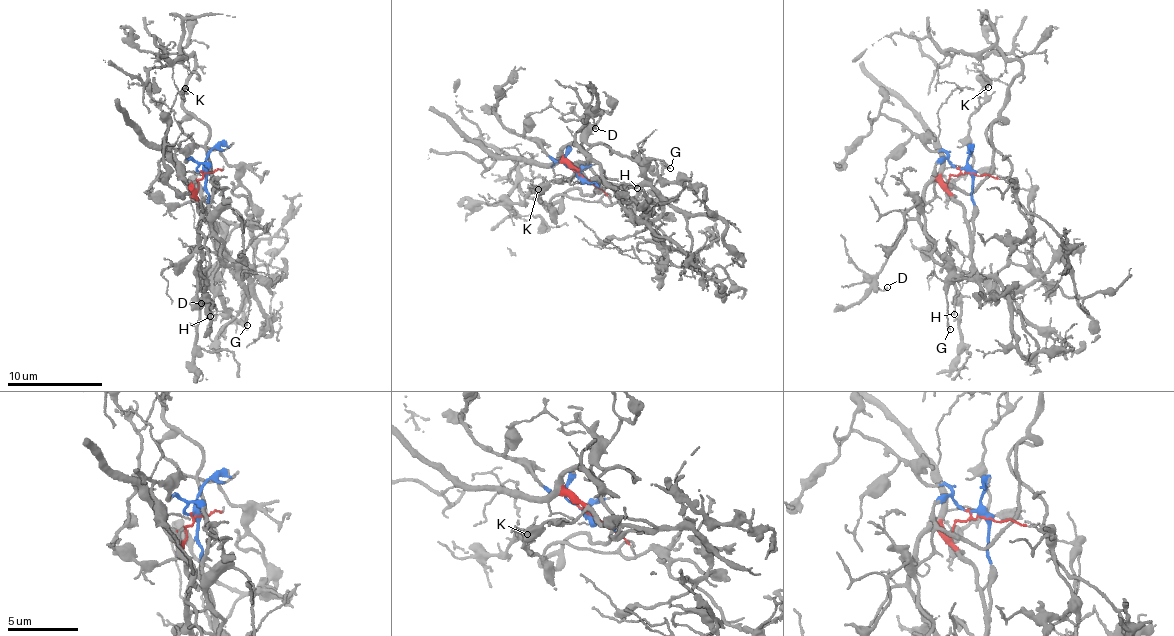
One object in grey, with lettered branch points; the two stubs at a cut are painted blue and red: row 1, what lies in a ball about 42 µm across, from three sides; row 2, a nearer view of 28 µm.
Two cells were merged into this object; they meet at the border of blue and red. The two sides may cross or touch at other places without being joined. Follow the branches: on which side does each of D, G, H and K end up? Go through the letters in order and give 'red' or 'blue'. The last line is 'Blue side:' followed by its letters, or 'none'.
D: red
G: blue
H: red
K: red
Blue side: G

